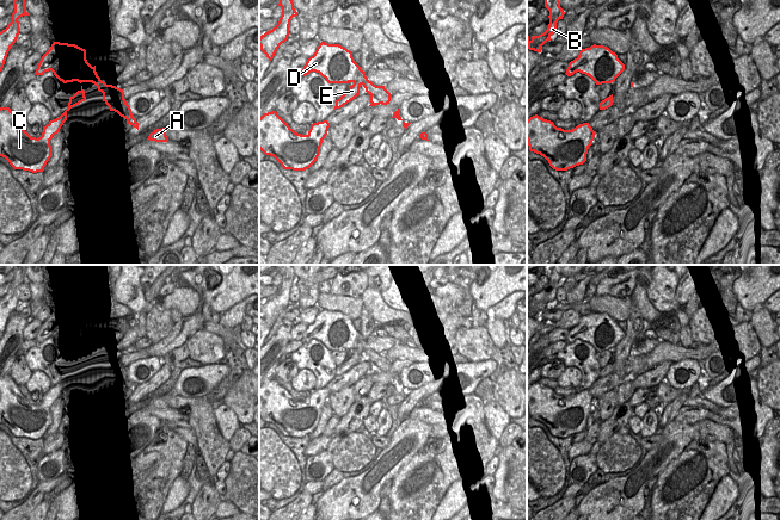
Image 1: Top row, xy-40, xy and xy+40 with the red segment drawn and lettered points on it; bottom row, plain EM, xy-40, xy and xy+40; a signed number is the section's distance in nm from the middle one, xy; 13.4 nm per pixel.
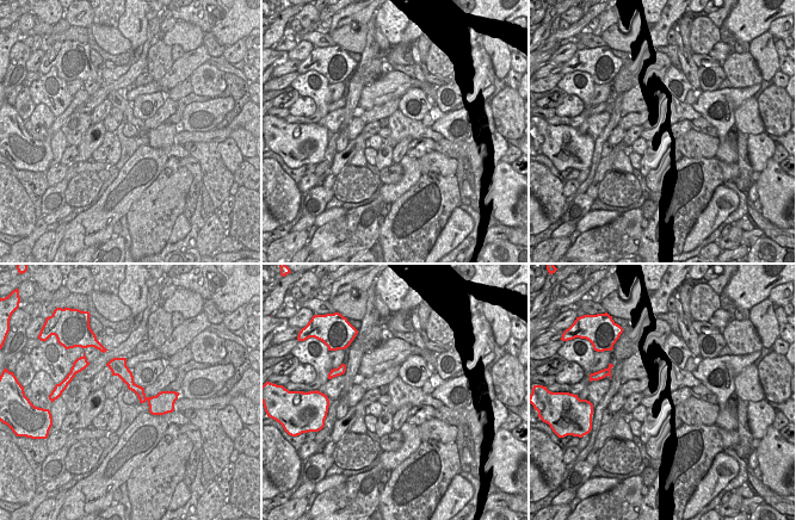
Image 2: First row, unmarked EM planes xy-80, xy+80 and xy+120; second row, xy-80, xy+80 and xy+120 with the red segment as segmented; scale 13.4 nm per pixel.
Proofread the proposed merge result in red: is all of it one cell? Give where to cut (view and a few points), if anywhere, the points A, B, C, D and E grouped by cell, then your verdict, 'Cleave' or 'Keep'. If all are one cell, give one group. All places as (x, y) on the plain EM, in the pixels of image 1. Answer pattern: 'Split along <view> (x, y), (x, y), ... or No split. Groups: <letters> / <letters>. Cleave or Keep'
Split along xy (354, 350), (360, 352). Groups: A D / B C E. Cleave.

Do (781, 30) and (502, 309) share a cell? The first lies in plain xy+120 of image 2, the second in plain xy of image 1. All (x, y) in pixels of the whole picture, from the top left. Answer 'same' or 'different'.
same

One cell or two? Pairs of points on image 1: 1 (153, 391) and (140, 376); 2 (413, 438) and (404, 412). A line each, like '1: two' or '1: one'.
1: two
2: two

